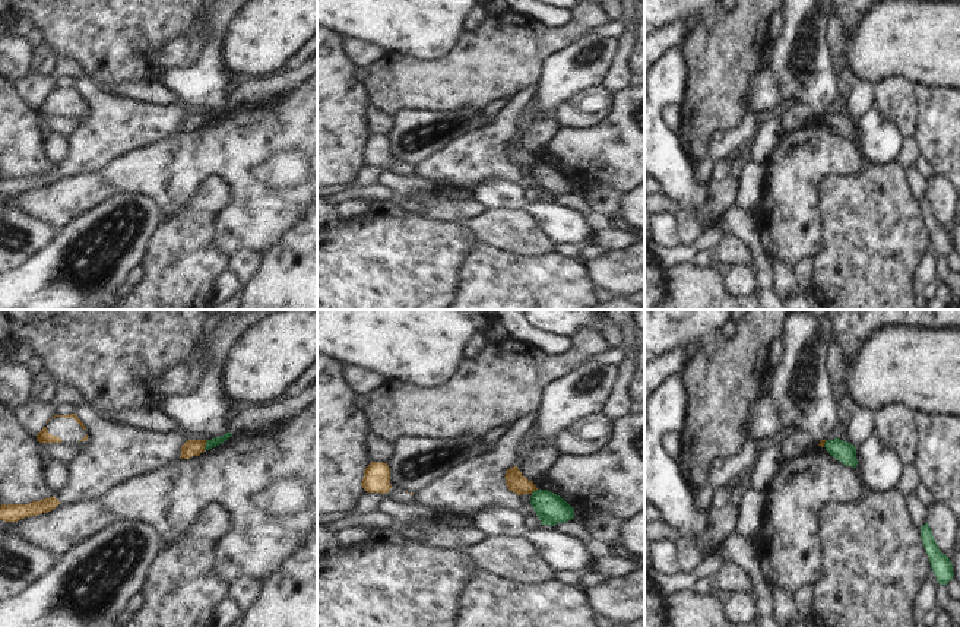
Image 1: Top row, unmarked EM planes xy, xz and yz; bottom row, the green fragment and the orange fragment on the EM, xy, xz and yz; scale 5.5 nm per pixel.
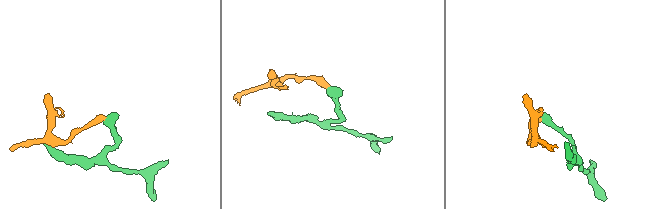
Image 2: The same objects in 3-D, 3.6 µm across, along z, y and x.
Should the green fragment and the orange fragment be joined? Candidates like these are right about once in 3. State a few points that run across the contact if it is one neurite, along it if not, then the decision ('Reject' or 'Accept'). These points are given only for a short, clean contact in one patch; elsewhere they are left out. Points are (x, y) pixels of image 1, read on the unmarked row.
Line: xy (208, 113), (203, 122). Reject

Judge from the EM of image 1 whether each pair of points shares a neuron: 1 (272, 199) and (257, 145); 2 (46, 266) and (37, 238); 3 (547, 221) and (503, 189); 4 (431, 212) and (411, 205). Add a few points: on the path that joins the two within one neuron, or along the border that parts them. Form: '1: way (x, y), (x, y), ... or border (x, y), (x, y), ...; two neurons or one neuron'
1: way (259, 187), (244, 173), (244, 158); one neuron
2: border (56, 231), (41, 247), (15, 268); two neurons
3: way (536, 211), (513, 198); one neuron
4: way (427, 208), (415, 205); one neuron

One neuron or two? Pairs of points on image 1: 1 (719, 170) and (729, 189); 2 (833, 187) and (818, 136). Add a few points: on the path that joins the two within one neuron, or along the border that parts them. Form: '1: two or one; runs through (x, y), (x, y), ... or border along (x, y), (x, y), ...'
1: two; border along (729, 158), (729, 170), (721, 179), (712, 181)
2: two; border along (862, 167), (854, 174), (827, 174), (820, 208)

